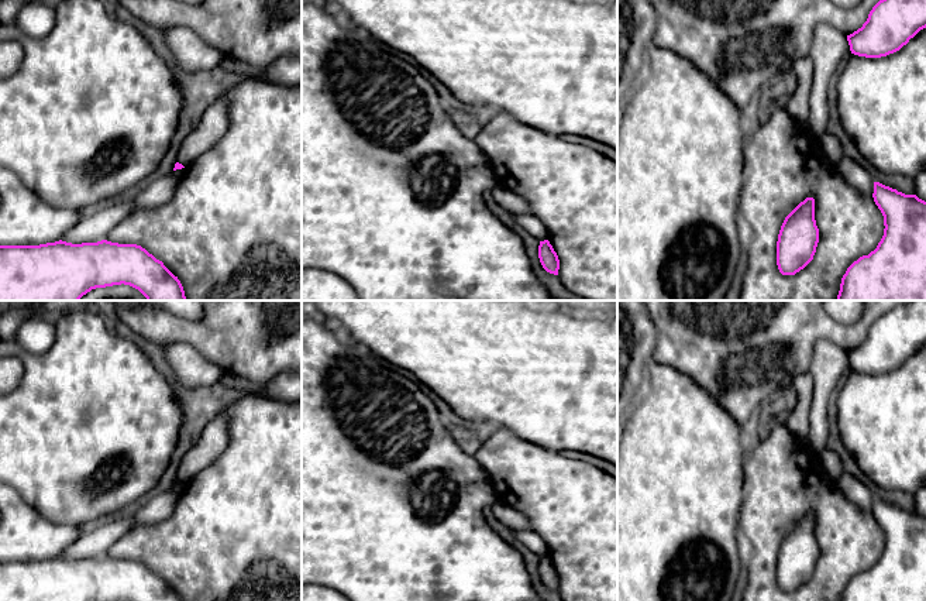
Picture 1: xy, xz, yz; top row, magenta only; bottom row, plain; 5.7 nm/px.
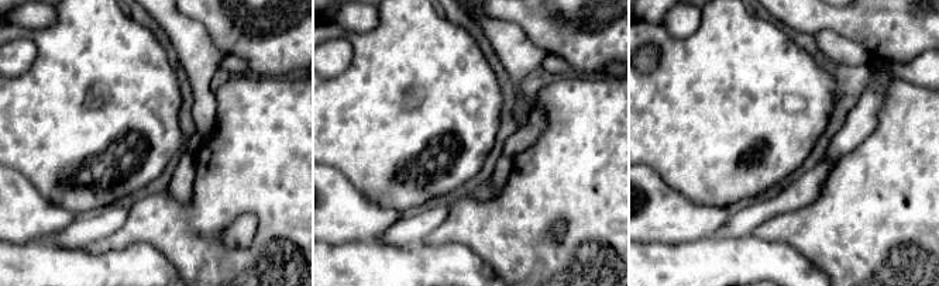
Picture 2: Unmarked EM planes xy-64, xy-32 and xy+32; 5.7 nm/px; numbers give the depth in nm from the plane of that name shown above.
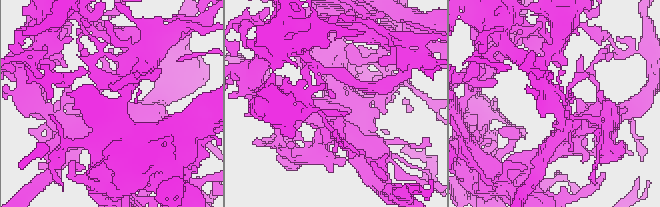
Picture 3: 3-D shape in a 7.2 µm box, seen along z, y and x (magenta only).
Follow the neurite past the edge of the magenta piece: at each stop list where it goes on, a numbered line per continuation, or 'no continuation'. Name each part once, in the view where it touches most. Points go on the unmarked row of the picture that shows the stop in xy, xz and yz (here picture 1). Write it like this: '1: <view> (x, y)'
no continuation

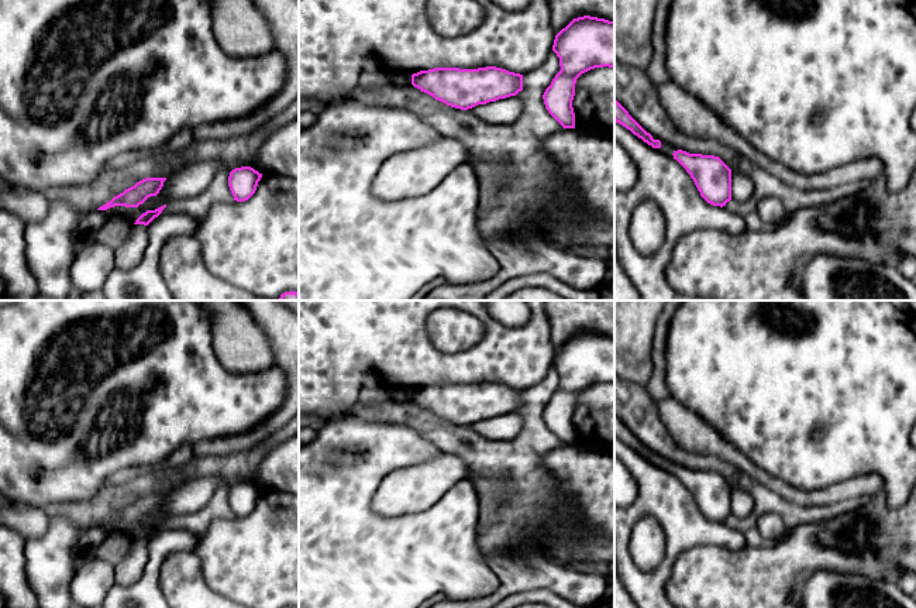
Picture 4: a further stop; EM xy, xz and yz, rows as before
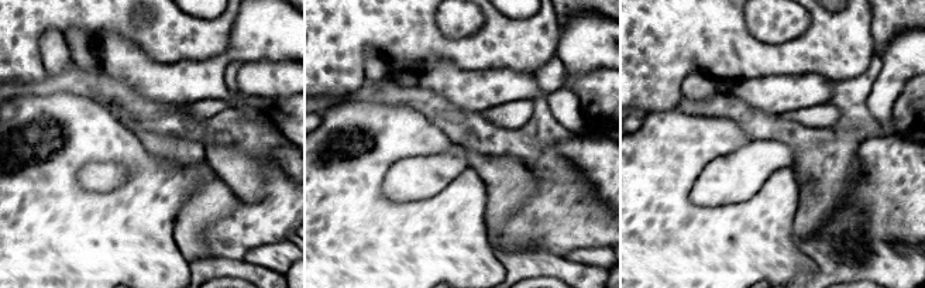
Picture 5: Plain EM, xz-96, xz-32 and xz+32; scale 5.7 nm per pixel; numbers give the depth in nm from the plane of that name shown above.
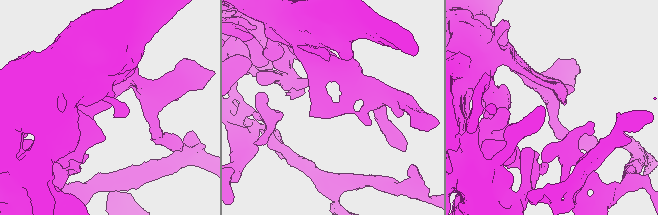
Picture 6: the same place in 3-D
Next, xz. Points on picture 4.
1: xz (505, 426)

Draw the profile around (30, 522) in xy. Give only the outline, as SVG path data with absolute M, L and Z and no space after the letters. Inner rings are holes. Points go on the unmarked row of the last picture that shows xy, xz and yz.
M8 504L0 509L0 525L17 532L24 540L44 536L48 521L44 509L27 505Z

